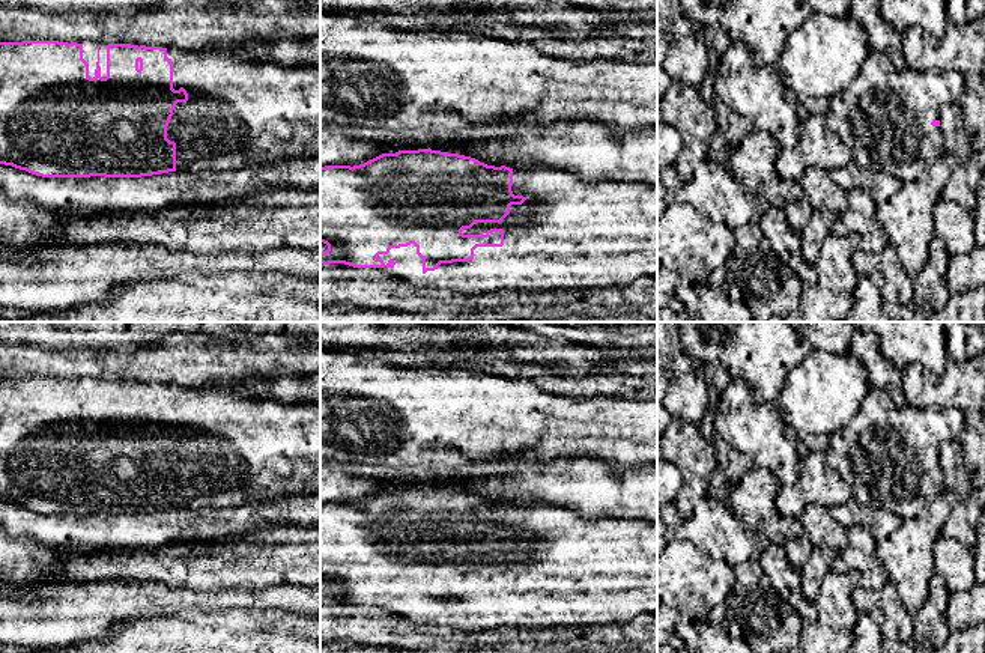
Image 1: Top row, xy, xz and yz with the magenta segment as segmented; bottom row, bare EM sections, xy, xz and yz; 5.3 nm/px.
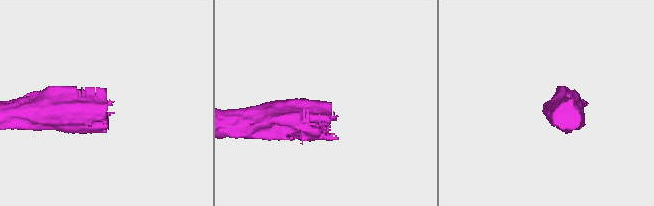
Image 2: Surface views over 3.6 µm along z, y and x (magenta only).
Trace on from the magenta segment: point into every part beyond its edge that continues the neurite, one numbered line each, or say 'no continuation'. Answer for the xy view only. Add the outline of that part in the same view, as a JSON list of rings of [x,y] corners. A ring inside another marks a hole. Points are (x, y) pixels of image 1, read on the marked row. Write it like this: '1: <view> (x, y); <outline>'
1: xy (239, 113); [[[167,50],[167,57],[173,62],[173,89],[183,87],[188,93],[186,102],[177,102],[167,126],[167,138],[176,143],[176,170],[177,172],[229,172],[245,167],[271,166],[281,159],[314,158],[320,156],[320,68],[308,66],[280,66],[268,62],[250,60],[238,53],[221,51],[182,51]]]

